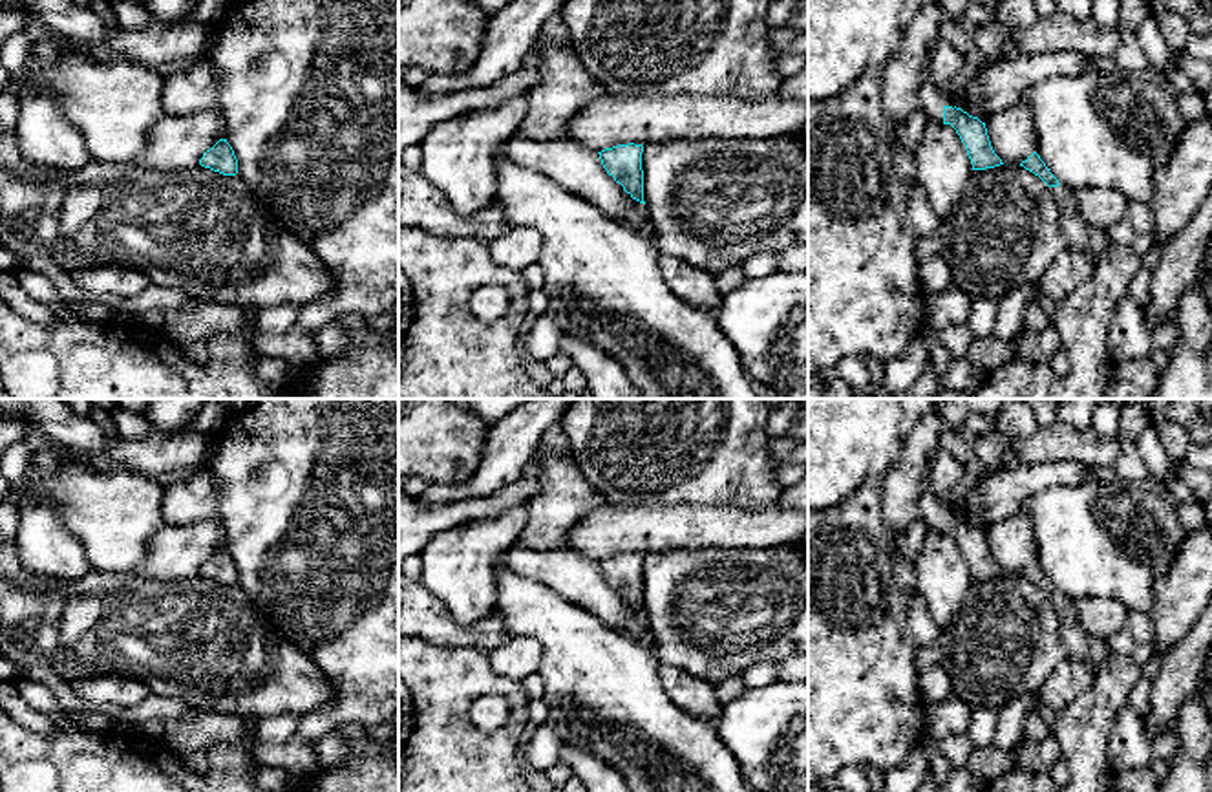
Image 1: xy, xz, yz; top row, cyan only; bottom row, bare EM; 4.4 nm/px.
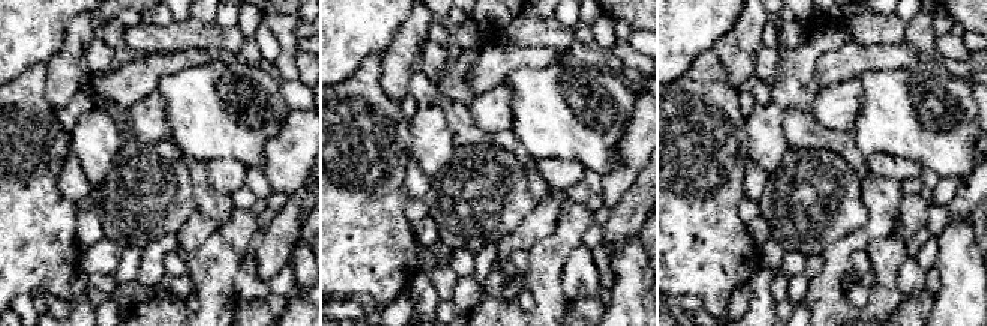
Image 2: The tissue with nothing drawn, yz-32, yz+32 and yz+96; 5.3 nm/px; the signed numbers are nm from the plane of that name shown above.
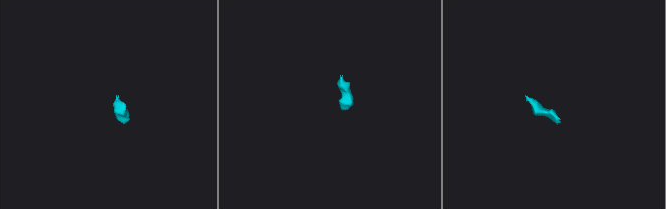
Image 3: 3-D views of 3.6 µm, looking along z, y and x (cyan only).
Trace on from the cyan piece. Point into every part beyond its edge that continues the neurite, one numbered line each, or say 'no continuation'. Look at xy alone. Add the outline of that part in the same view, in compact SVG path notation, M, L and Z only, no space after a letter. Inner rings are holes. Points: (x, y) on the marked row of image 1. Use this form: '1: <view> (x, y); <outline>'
no continuation

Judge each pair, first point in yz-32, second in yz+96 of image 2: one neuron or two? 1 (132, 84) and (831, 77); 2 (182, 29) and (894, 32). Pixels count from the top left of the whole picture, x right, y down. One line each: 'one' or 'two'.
1: one
2: one

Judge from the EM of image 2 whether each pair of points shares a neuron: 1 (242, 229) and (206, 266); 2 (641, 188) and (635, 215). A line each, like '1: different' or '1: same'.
1: same
2: same

